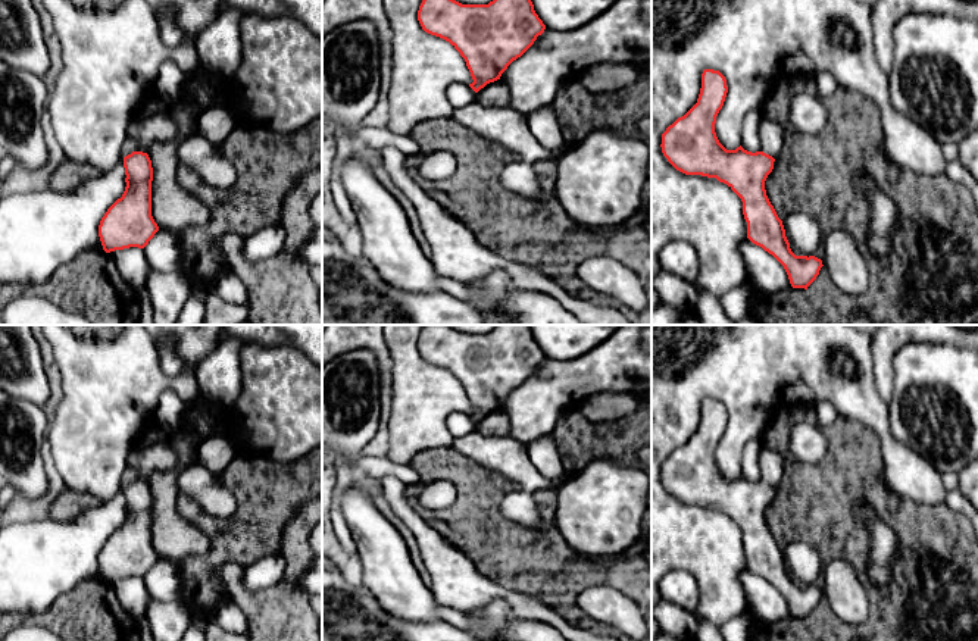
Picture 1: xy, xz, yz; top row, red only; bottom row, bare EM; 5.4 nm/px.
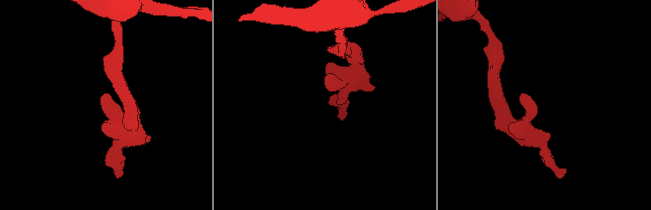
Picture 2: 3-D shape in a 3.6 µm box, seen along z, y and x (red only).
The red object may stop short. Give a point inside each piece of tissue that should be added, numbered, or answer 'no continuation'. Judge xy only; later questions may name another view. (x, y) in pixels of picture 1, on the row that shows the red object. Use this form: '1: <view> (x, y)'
no continuation

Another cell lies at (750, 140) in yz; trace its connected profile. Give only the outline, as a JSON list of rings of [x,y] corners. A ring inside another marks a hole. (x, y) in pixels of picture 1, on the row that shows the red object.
[[[762,109],[750,110],[743,122],[741,147],[747,151],[760,151],[759,125],[763,118]]]

